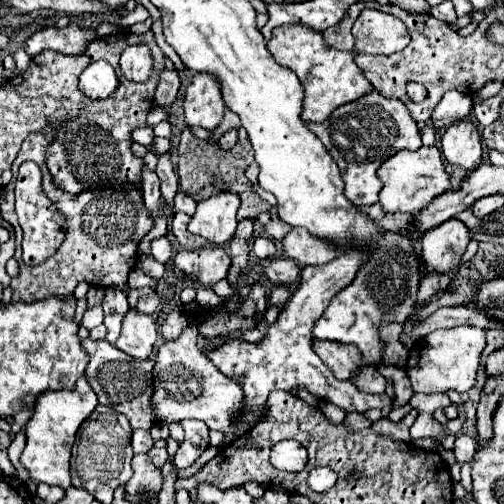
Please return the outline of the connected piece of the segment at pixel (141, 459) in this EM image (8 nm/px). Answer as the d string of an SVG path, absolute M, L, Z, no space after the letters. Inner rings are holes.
M135 454L131 460L133 476L125 484L125 490L133 496L137 496L139 488L149 488L149 496L157 494L161 490L161 472L153 466L147 454Z

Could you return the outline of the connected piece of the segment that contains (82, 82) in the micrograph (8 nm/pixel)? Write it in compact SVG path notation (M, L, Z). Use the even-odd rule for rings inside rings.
M105 60L89 64L79 76L79 90L89 98L107 98L117 88L117 76Z

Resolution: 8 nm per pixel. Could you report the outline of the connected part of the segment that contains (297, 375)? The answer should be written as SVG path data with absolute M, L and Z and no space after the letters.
M341 252L333 262L319 266L303 266L297 290L283 306L279 320L269 326L263 342L251 344L243 340L227 340L223 346L207 354L225 376L241 382L245 390L245 408L241 416L243 420L249 420L249 424L255 422L271 390L289 392L295 386L307 388L319 400L327 398L327 402L341 406L345 412L367 412L371 408L381 410L385 404L391 402L387 394L367 394L359 390L353 382L337 380L333 372L313 352L313 324L319 320L321 312L325 312L329 300L333 300L333 296L341 292L341 288L347 288L353 282L353 276L357 276L357 268L361 268L361 252Z

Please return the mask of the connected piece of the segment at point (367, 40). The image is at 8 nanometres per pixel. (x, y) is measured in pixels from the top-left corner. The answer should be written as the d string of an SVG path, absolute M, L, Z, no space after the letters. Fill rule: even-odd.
M363 10L352 30L357 52L371 55L390 55L403 50L409 44L409 32L405 24L381 10Z

